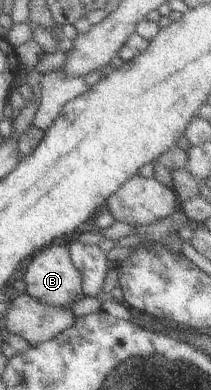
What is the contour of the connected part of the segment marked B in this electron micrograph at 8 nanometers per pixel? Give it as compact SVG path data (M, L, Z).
M62 240L52 241L47 244L24 263L22 281L25 283L25 293L31 296L33 300L39 300L39 302L50 306L66 307L83 298L81 276L75 270L71 258L69 258L67 244Z

